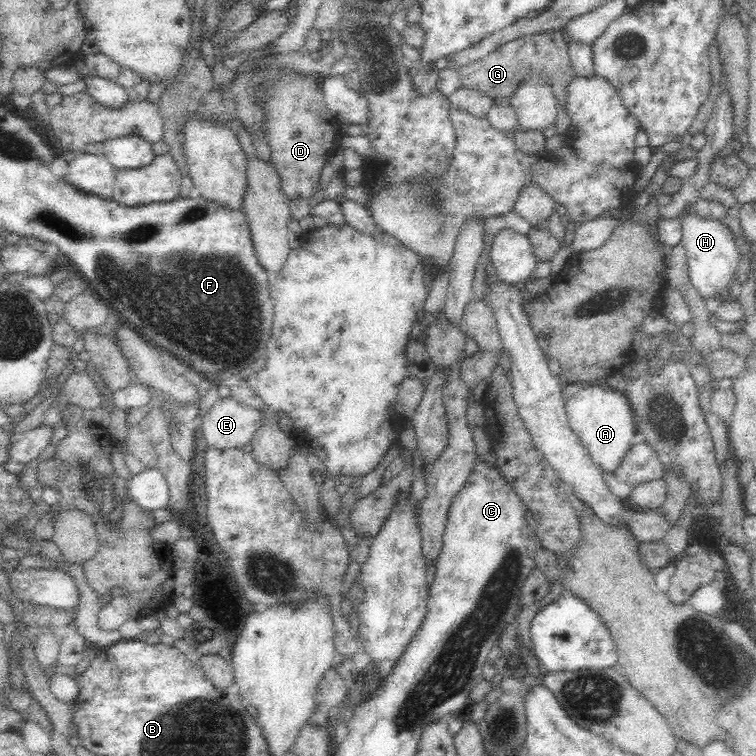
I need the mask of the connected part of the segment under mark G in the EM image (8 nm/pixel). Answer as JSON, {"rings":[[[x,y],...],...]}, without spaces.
{"rings":[[[555,29],[510,40],[506,44],[498,46],[496,50],[488,52],[486,56],[457,66],[456,69],[464,87],[483,92],[493,99],[497,97],[508,99],[512,96],[514,88],[518,86],[518,80],[522,76],[526,76],[526,72],[539,70],[553,85],[557,100],[565,105],[566,86],[570,82],[570,76],[575,74],[575,68],[566,52],[566,42],[562,37],[562,31]]]}

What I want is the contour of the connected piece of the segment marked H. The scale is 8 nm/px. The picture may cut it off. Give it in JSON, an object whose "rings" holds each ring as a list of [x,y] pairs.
{"rings":[[[697,197],[690,200],[685,210],[680,214],[679,220],[683,233],[681,246],[685,249],[688,265],[690,265],[690,279],[694,287],[699,290],[703,298],[714,294],[714,290],[724,289],[736,273],[739,259],[742,255],[738,237],[720,219],[700,215]]]}

